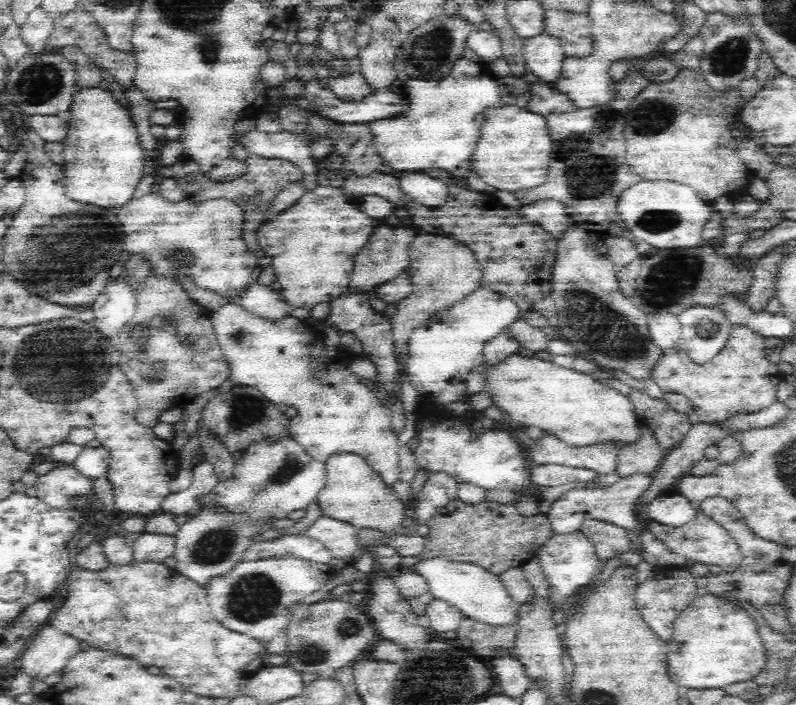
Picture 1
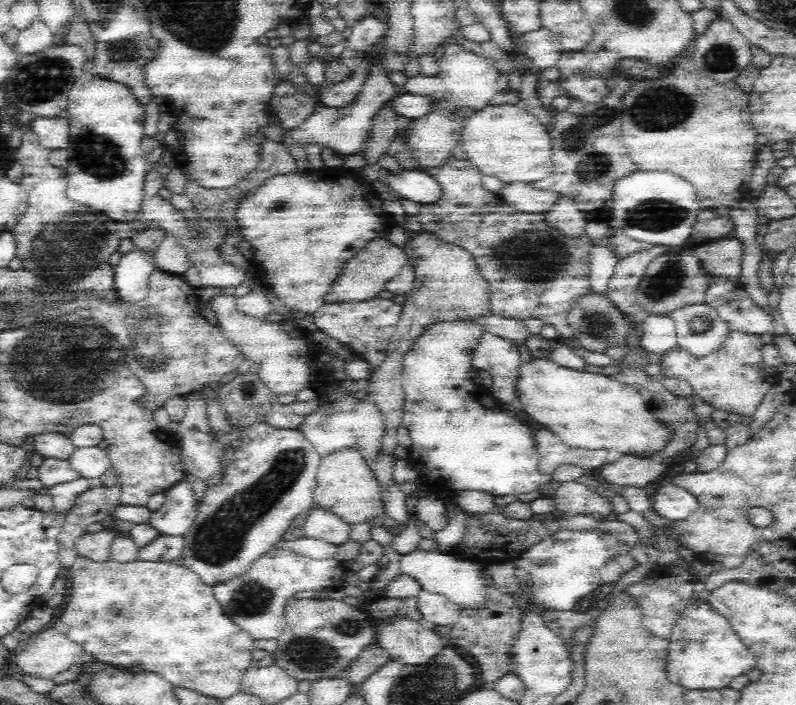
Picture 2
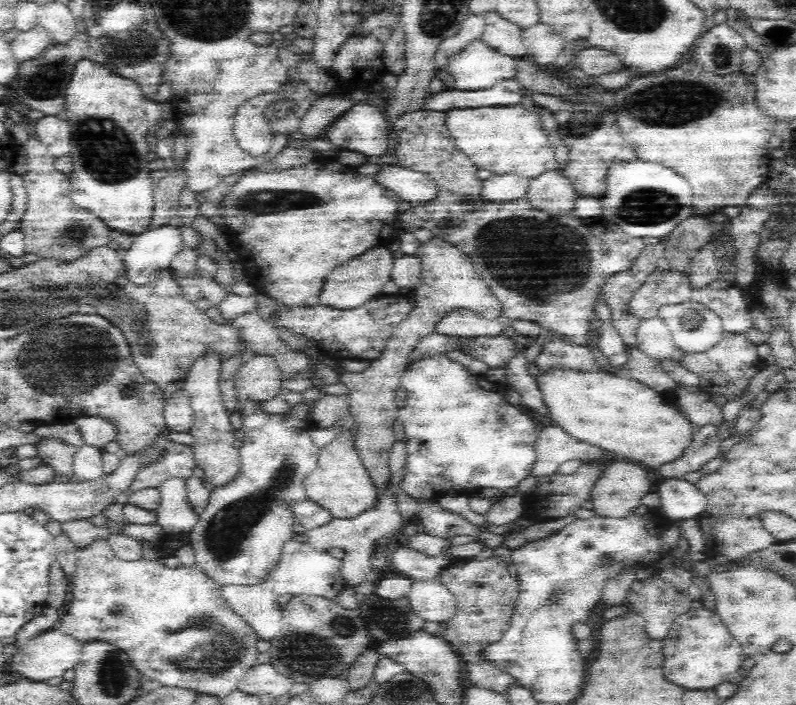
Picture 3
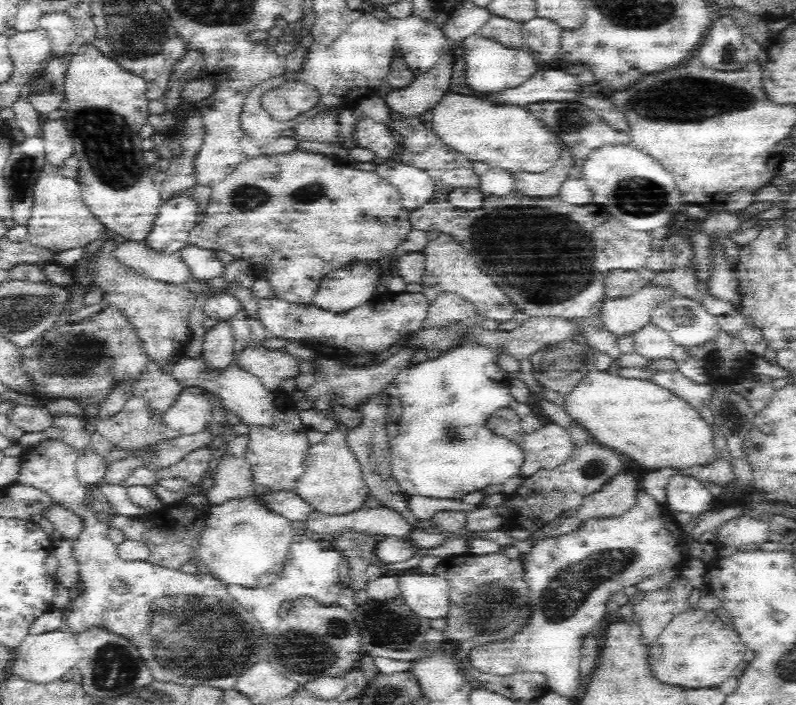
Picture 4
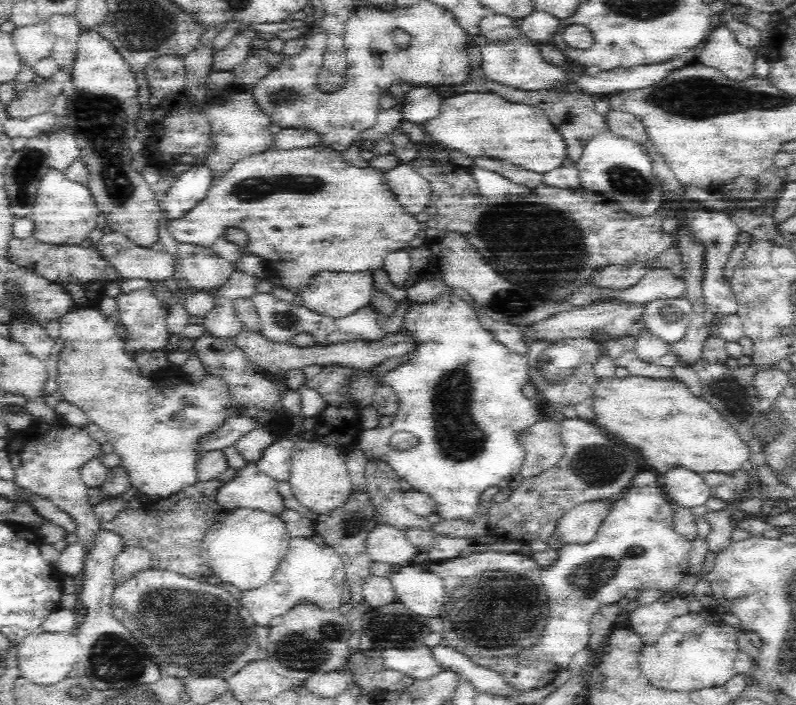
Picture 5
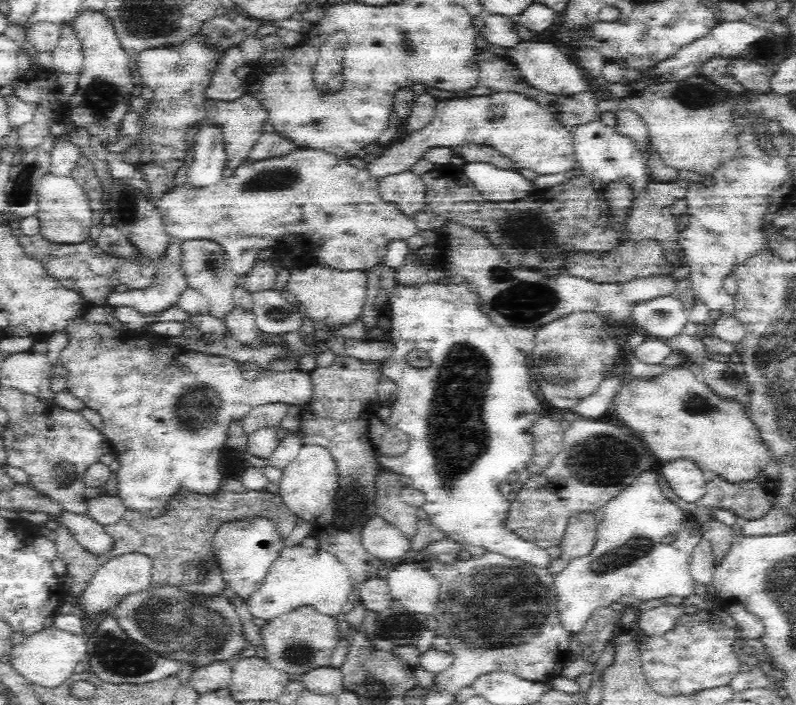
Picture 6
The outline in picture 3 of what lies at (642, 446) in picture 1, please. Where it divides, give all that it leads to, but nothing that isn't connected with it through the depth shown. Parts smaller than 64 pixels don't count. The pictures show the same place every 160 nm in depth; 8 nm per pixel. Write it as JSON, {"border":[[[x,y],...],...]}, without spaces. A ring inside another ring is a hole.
{"border":[[[618,461],[610,464],[590,491],[592,510],[598,516],[610,518],[634,513],[642,505],[642,498],[652,490],[650,474],[643,467]]]}

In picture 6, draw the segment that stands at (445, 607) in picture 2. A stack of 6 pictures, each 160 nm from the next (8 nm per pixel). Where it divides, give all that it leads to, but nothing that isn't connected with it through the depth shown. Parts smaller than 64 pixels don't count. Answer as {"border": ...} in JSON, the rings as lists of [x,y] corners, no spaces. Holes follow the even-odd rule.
{"border":[[[400,564],[400,566],[390,565],[390,571],[385,578],[389,586],[390,596],[394,601],[398,601],[406,610],[416,612],[416,614],[432,614],[438,606],[439,582],[430,574],[428,568],[420,568],[416,564]]]}

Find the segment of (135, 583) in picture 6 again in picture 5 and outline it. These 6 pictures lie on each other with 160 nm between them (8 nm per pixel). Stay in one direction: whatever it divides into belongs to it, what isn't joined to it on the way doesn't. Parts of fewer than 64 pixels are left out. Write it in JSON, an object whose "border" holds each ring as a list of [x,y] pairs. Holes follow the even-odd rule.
{"border":[[[124,549],[114,558],[112,580],[115,586],[124,584],[126,580],[134,578],[136,574],[148,570],[151,563],[151,554],[146,549]]]}

